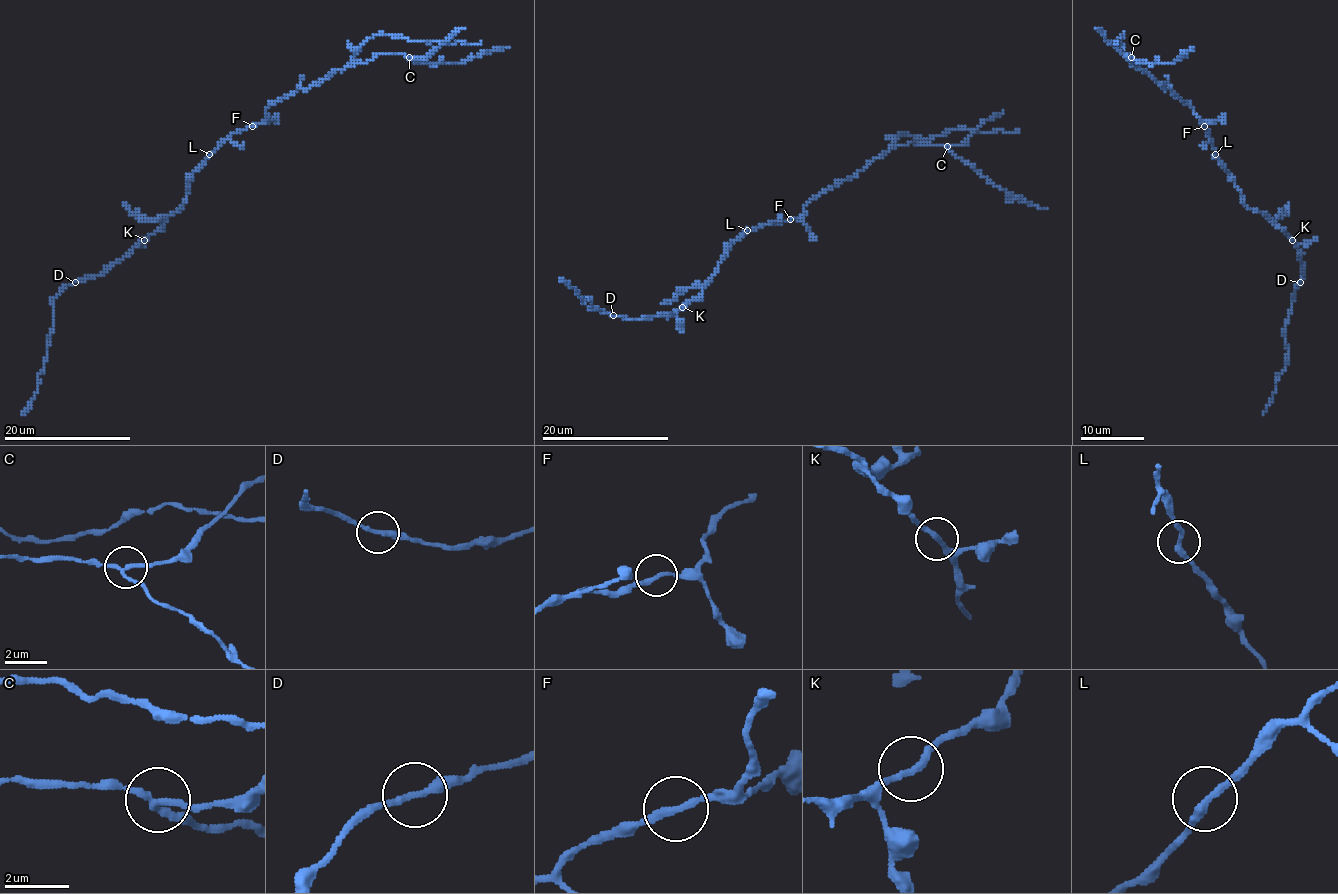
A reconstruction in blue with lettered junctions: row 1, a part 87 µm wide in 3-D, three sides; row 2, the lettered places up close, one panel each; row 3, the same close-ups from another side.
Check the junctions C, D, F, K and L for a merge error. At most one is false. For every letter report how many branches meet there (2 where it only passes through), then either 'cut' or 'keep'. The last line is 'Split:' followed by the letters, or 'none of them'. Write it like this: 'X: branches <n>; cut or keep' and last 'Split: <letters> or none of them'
C: branches 3; cut
D: branches 2; keep
F: branches 2; keep
K: branches 2; keep
L: branches 2; keep
Split: C

